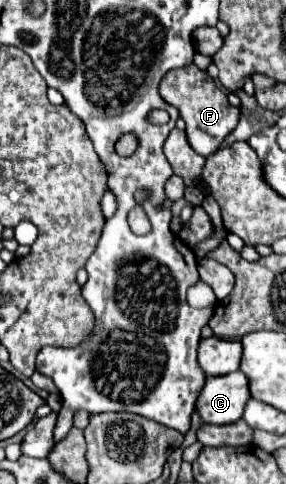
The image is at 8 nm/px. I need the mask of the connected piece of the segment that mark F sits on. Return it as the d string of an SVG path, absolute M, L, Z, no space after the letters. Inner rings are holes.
M190 64L186 68L178 68L178 70L170 70L160 84L160 96L176 106L180 110L180 116L186 122L186 136L190 146L202 154L208 156L210 152L216 152L220 148L220 144L224 142L224 138L238 126L240 122L240 108L230 106L226 94L214 84L214 80L210 78L208 72L200 70L198 66Z

